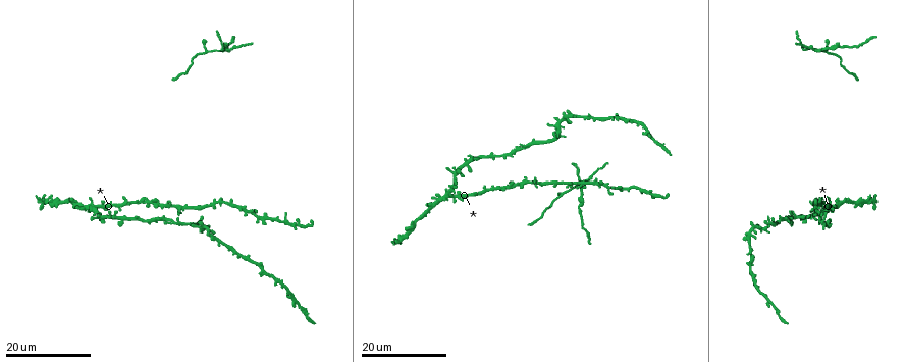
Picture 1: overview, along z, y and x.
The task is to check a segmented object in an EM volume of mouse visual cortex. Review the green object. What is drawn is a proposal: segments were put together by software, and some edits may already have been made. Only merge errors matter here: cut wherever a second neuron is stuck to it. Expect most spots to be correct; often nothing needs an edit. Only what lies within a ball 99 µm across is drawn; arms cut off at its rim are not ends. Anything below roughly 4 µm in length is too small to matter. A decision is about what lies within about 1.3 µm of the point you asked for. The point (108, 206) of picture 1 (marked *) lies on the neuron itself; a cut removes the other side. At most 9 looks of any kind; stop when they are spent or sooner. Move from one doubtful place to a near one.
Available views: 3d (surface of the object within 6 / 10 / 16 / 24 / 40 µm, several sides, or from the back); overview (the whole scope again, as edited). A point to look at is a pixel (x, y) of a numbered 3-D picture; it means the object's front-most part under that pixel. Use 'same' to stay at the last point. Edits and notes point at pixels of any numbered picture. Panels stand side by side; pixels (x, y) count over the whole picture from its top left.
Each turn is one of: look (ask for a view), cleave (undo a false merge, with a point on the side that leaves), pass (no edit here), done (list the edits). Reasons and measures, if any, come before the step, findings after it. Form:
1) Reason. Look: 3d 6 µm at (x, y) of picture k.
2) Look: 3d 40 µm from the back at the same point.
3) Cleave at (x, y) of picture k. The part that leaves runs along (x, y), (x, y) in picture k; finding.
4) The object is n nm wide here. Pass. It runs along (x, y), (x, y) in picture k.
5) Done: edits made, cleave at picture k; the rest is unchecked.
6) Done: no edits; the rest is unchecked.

Look: 3d 24 µm at (90, 209) of picture 1.

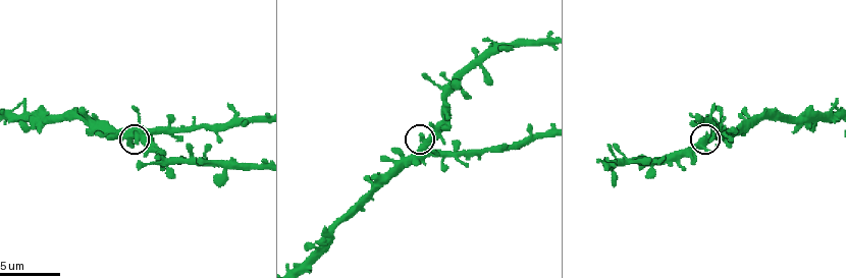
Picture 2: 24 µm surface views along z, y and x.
Look: 3d 6 µm at (423, 143) of picture 2.

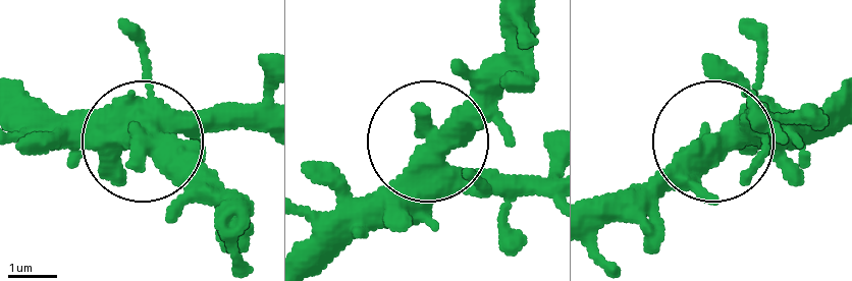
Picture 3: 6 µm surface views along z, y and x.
Pass. It runs along (752, 114), (716, 134), (826, 138) in picture 3; one neuron here.

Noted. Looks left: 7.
Look: 3d 24 µm at (145, 196) of picture 1.

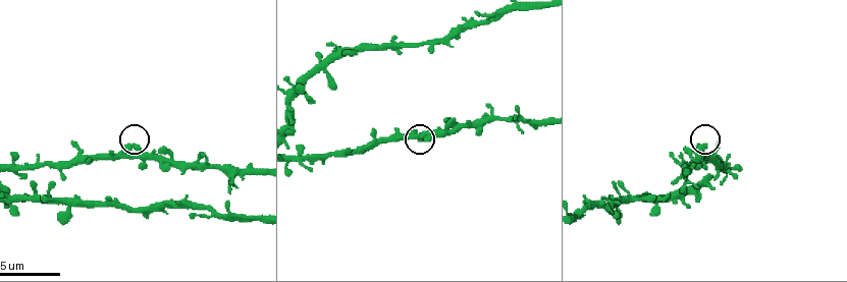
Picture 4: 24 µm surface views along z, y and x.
Look: 3d 6 µm at (705, 147) of picture 4.

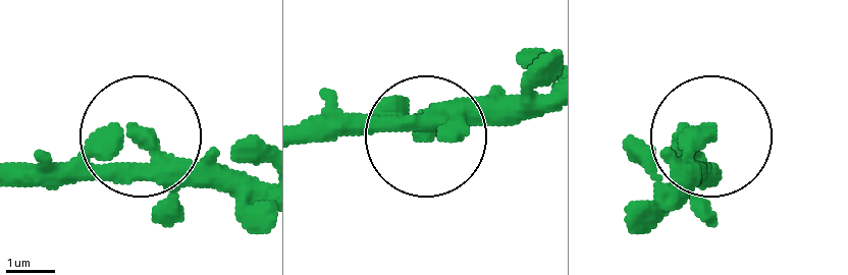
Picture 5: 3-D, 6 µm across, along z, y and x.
Pass. One neuron here.

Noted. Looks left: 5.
Sudden change in width. Look: 3d 24 µm at (203, 226) of picture 1.

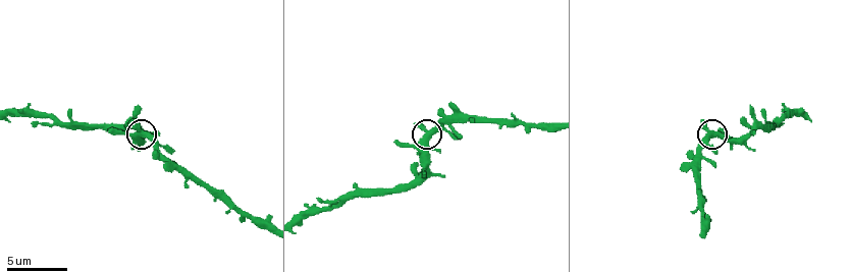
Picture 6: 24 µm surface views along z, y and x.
Closer look. Look: 3d 6 µm at (718, 136) of picture 6.

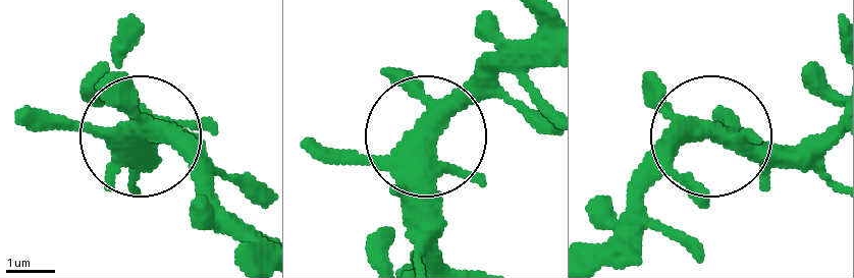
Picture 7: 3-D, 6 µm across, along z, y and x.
The object is 420 nm wide here. Pass. It runs along (408, 251), (412, 153), (513, 48) in picture 7; one neuron here.

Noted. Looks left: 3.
Four-way junction. Look: 3d 16 µm at (227, 48) of picture 1.

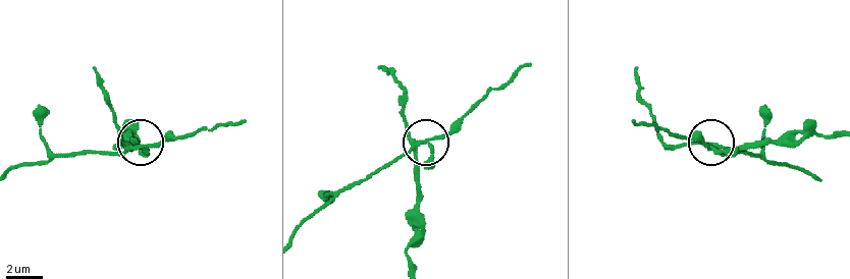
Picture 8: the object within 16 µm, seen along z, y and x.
Look: 3d 10 µm at (414, 142) of picture 8.

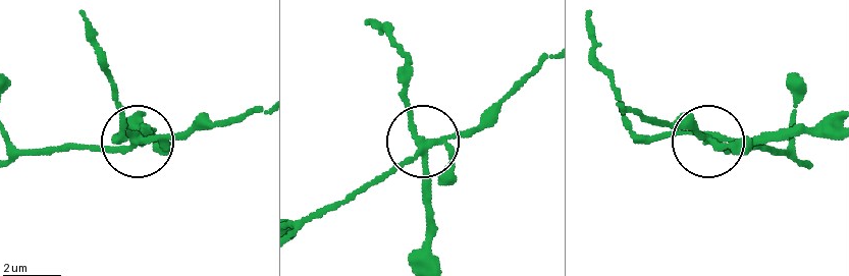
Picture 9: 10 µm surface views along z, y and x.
Cleave at (186, 132) of picture 9. The part that leaves runs along (141, 140), (12, 155) in picture 9; two neurons meet here.

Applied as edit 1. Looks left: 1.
Done: edits made, cleave at picture 9; the rest is unchecked.

